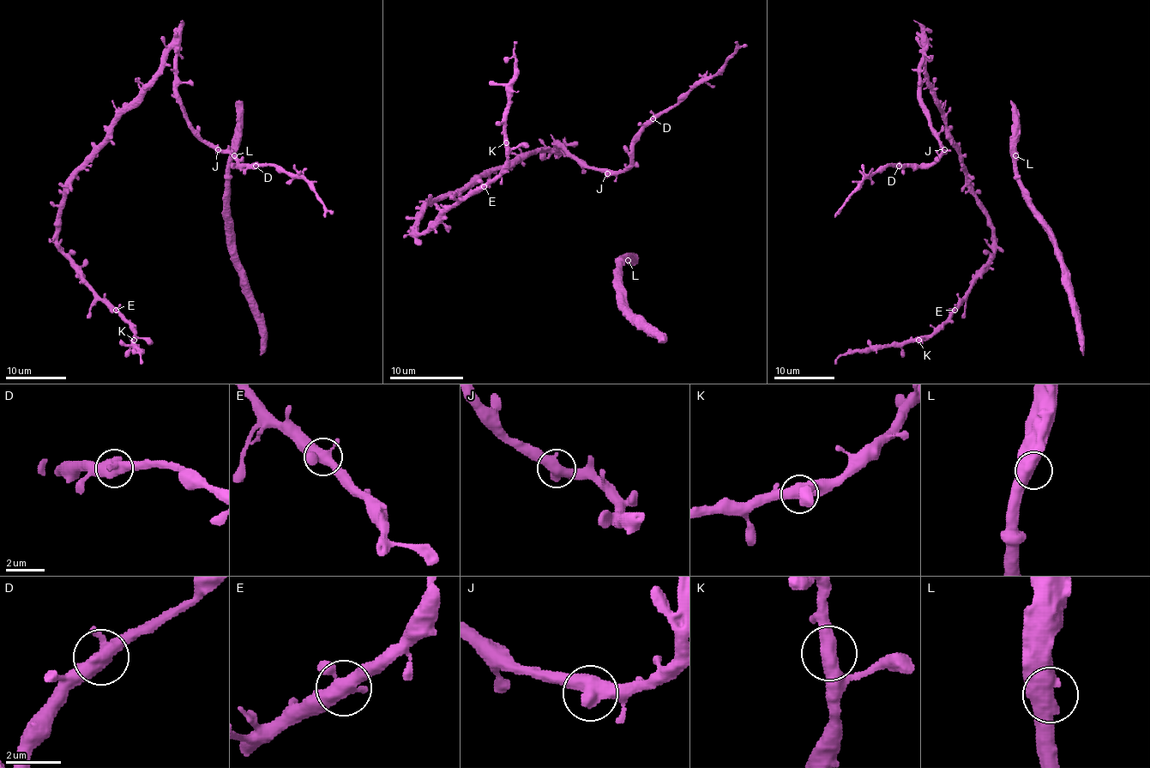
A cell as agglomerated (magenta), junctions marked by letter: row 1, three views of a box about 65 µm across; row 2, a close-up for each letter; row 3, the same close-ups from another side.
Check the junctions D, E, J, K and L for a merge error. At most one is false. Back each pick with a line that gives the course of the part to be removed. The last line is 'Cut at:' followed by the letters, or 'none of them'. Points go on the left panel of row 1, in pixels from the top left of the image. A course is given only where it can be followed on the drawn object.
Cut at: none of them

